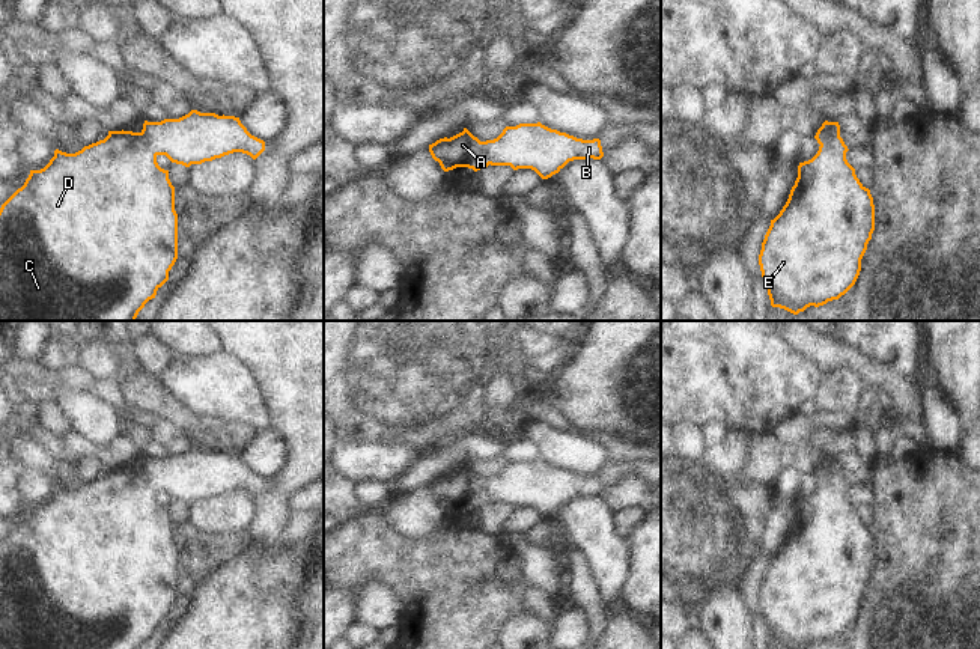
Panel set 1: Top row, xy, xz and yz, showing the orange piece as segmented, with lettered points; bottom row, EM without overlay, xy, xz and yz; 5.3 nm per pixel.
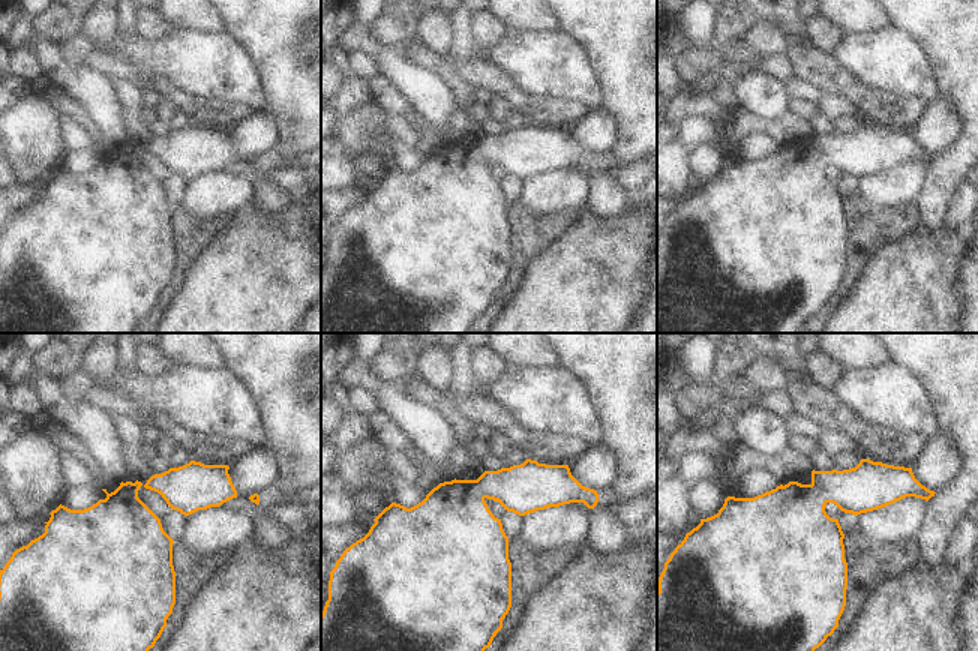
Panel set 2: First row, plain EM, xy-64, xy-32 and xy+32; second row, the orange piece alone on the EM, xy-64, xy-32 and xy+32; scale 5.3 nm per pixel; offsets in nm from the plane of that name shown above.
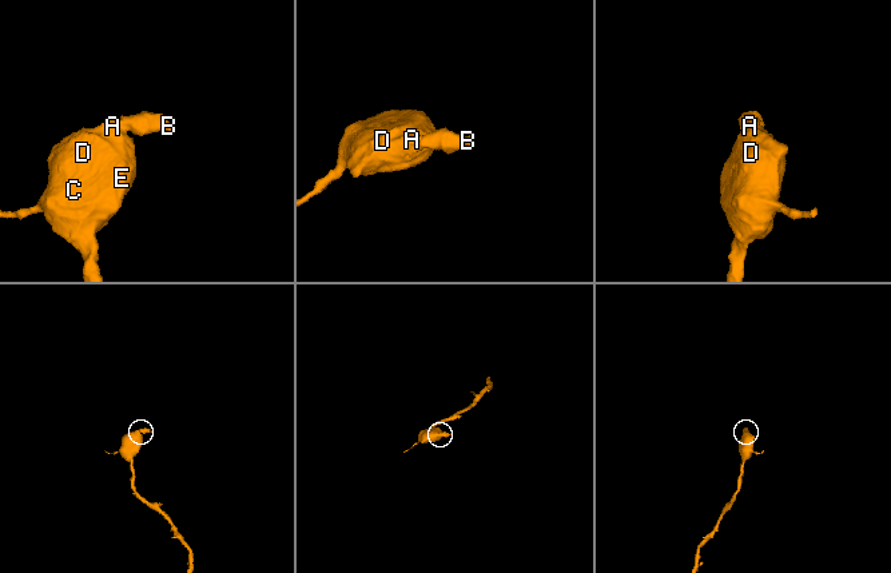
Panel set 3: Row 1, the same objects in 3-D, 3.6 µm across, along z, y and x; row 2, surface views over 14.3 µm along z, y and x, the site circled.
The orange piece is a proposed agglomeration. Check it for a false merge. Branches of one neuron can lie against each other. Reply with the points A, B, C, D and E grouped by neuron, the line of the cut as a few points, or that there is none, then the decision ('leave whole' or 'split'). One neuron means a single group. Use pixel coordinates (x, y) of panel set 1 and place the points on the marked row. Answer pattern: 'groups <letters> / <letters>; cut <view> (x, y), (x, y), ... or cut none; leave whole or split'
groups A B C D E; cut none; leave whole

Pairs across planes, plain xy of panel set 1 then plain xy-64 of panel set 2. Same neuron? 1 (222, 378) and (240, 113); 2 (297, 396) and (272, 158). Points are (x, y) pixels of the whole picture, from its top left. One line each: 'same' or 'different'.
1: different
2: different

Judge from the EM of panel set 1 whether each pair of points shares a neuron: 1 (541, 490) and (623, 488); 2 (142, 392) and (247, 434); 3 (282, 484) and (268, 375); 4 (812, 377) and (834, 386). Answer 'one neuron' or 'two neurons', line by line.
1: two neurons
2: one neuron
3: one neuron
4: two neurons

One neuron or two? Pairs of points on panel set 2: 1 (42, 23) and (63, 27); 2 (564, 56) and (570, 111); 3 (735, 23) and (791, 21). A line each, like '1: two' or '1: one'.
1: one
2: two
3: one

